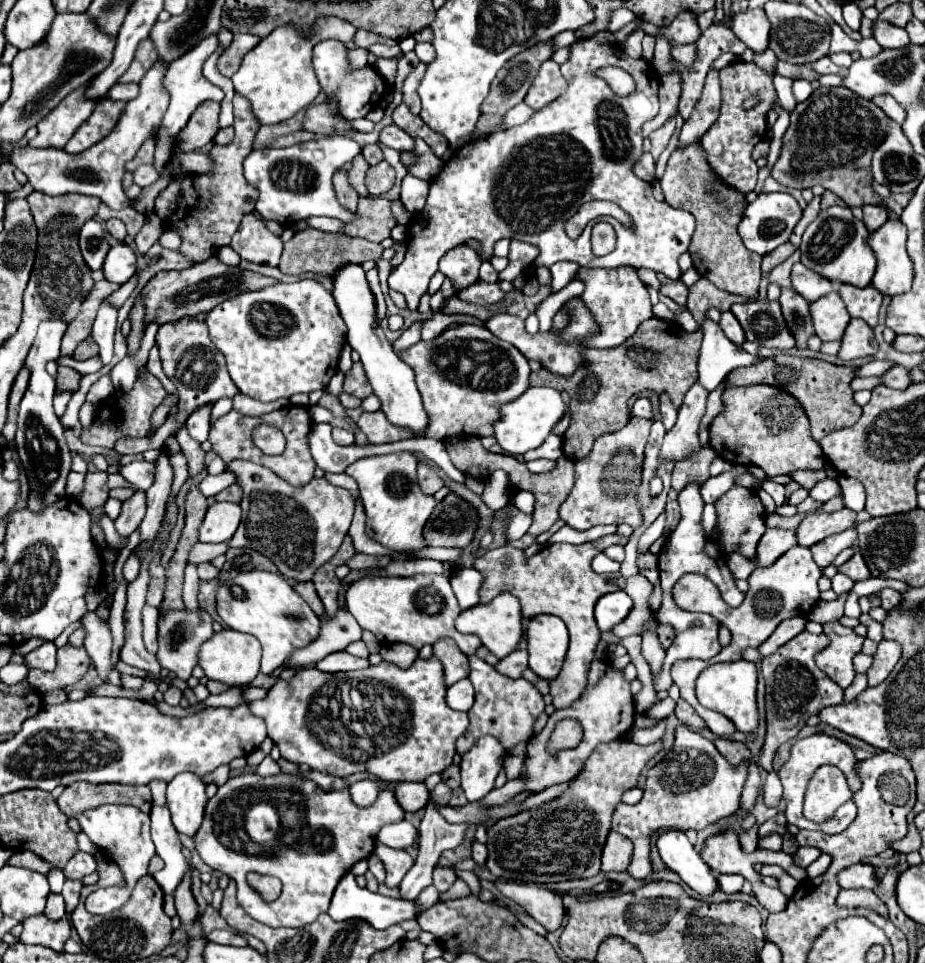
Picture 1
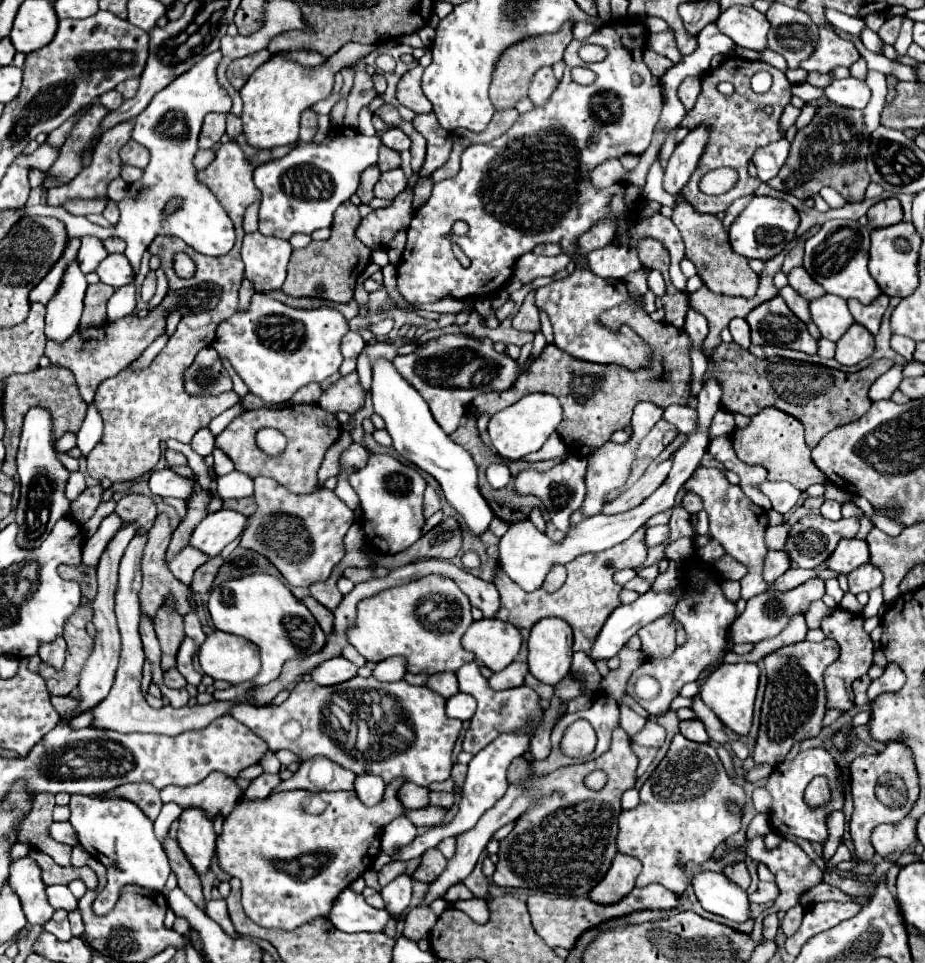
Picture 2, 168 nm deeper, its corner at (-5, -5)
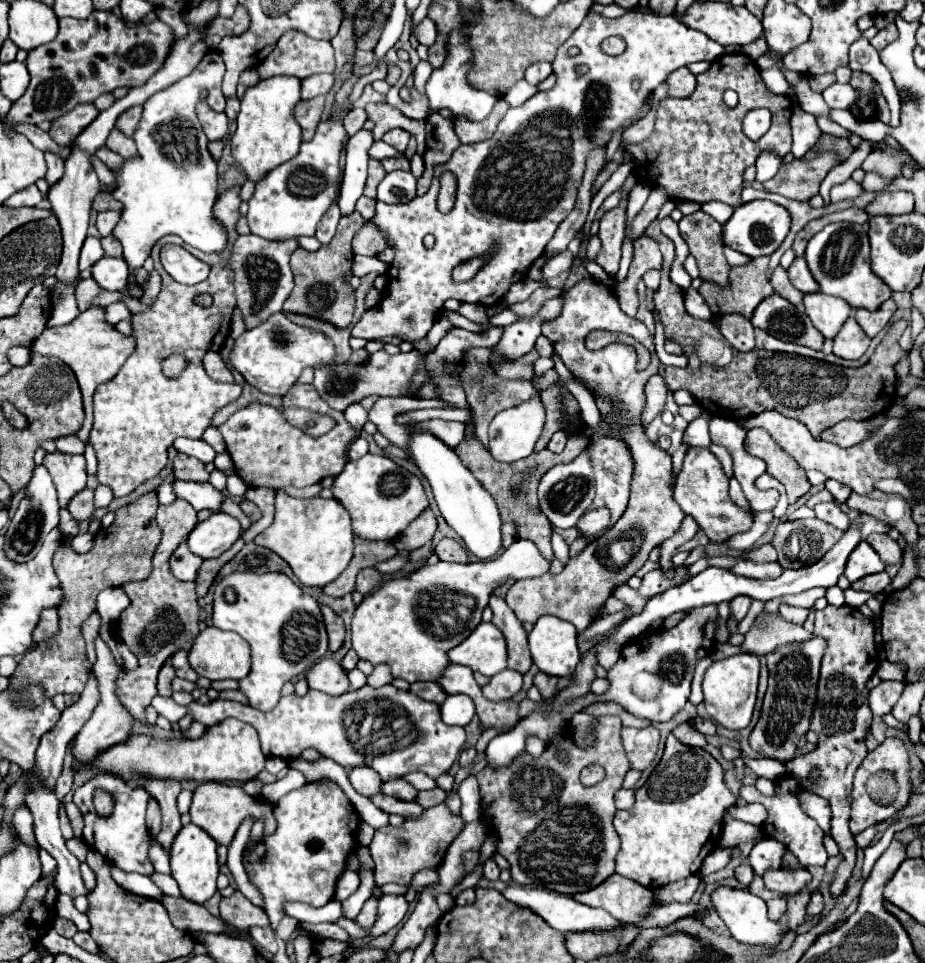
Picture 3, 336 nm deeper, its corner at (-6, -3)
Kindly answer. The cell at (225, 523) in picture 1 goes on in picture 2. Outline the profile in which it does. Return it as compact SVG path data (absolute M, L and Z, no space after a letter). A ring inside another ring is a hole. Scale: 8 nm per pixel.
M221 509L217 513L209 513L193 531L191 547L203 551L209 557L215 557L229 545L235 537L245 529L247 517L239 515L231 509Z

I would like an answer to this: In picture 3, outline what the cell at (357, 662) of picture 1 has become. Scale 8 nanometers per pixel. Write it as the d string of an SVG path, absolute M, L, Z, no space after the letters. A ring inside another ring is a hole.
M328 657L312 665L312 669L306 673L306 681L310 689L316 689L328 695L342 695L344 691L350 689L348 673L344 671L344 667L338 661Z

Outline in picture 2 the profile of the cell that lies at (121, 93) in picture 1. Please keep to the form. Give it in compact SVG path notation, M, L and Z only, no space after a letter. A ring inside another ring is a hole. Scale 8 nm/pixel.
M109 91L109 93L103 93L103 95L99 97L99 101L101 101L103 107L107 107L109 111L113 111L113 109L119 107L119 103L123 103L123 97L121 97L117 91Z

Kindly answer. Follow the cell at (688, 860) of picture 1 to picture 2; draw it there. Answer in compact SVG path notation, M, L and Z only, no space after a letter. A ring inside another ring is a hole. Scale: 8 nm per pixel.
M699 871L693 875L691 885L705 911L721 915L735 923L745 923L751 919L747 893L723 873Z

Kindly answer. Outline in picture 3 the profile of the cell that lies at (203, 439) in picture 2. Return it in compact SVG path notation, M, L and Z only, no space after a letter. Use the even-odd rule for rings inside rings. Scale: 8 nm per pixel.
M176 439L174 447L180 453L186 453L186 455L200 459L202 463L212 463L214 457L216 457L216 451L202 439Z

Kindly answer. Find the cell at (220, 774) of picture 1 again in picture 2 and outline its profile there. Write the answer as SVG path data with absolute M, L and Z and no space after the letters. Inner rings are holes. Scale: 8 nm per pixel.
M217 771L197 785L191 787L171 785L161 791L163 803L173 801L183 809L199 807L201 811L205 811L209 821L213 821L217 815L227 817L235 809L235 803L239 803L239 797L243 797L243 791L237 787L237 783L231 777Z

